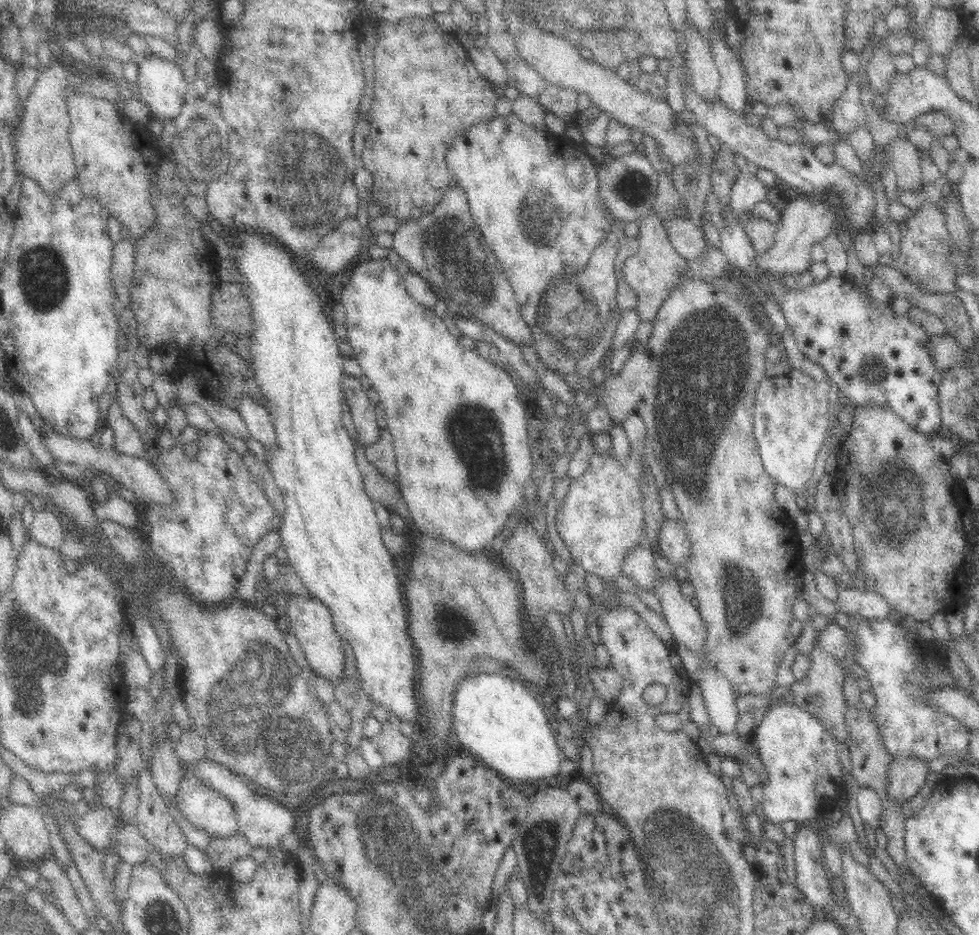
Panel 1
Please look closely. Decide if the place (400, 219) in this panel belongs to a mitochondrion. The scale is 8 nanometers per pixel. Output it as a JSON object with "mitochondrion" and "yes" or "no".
{"mitochondrion":"no"}

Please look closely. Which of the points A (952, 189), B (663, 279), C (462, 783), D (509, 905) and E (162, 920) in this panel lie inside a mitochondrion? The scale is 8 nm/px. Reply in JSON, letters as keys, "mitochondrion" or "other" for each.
{"A":"other","B":"other","C":"other","D":"other","E":"mitochondrion"}

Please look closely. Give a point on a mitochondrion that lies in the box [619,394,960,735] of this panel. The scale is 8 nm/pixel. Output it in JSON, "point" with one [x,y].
{"point":[892,492]}

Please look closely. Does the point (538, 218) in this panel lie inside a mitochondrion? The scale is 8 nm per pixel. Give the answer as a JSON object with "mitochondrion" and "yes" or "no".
{"mitochondrion":"yes"}

